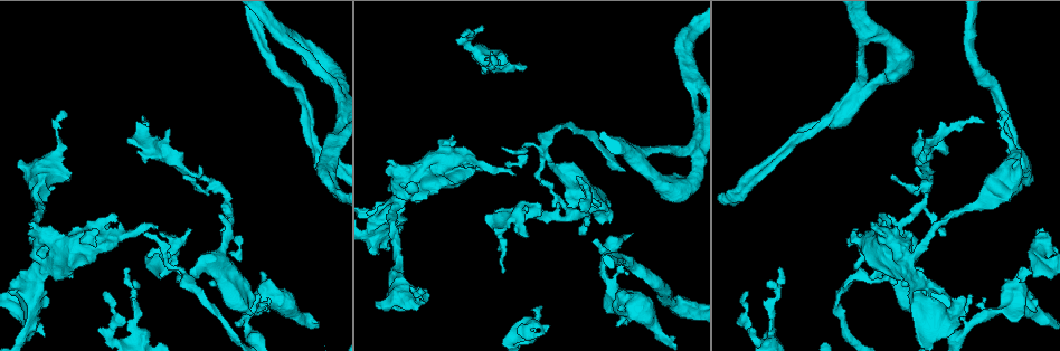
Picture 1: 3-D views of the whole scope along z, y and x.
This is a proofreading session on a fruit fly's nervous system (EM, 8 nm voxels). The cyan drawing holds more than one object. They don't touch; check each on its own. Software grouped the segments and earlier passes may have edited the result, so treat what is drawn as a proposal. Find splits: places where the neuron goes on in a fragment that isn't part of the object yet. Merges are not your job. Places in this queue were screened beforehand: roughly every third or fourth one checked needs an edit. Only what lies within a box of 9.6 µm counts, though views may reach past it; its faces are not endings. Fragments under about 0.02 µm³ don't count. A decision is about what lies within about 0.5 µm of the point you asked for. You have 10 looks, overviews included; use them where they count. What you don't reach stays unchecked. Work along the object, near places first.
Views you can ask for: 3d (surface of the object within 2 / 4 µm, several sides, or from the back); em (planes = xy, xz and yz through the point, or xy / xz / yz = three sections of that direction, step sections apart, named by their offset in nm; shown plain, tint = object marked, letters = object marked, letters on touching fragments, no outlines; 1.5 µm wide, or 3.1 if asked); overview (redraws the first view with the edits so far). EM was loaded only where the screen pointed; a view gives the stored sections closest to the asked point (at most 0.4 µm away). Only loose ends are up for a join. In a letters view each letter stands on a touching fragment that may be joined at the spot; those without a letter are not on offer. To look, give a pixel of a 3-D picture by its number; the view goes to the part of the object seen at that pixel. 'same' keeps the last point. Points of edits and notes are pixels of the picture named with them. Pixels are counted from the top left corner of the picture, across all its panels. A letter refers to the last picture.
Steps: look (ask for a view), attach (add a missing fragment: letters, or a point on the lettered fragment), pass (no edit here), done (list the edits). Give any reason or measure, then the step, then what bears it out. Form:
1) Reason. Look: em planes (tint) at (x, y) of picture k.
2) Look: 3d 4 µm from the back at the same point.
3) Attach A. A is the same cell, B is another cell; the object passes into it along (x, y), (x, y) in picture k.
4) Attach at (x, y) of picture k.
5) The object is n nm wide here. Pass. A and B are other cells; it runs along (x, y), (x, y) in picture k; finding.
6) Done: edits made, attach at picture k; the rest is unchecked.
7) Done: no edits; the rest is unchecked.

Free end. Look: 3d 2 µm at (220, 231) of picture 1.

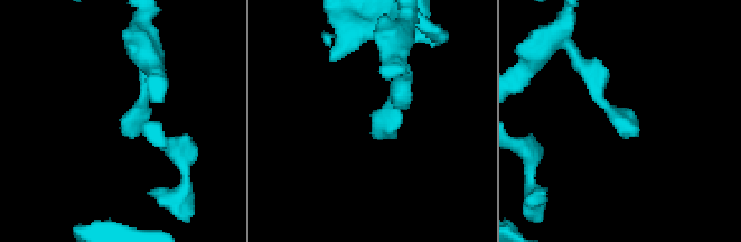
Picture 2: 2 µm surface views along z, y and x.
Look: em yz step 8 (letters) at (126, 129) of picture 2.

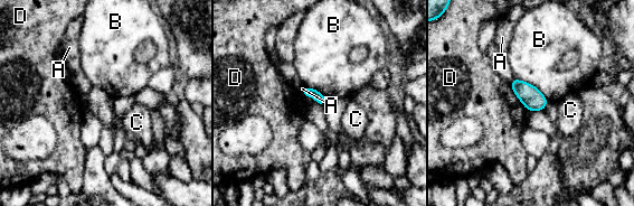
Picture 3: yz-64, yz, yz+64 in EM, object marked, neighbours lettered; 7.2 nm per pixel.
Look: em planes (letters) at the same point.

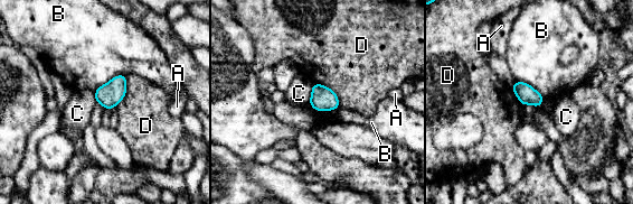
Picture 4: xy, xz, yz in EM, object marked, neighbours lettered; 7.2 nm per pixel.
The object is 140 nm wide here. Pass. A, B, C and D are other cells; a border runs along (124, 74), (113, 76), (94, 91) in picture 4; none of them fits.

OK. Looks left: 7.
Free end. Look: em xz step 8 (letters) at (546, 329) of picture 1.

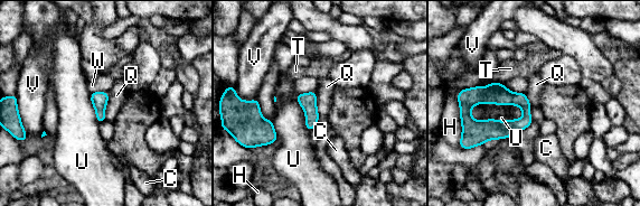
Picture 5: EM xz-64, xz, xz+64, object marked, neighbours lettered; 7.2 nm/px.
Pass. C, H, Q, T, U, V and W are other cells; it runs along (473, 102), (516, 99), (528, 121) in picture 5; no lettered fragment goes on from it.

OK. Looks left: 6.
An open end. Look: em planes (letters) at (983, 299) of picture 1.

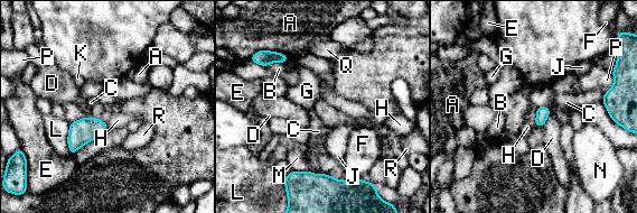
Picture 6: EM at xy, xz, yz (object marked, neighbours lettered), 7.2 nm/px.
Pass. A, B, C, D, E, F, G, H, J, K, L, M, N, P, Q and R are other cells; a border runs along (534, 118), (535, 127) in picture 6; no lettered fragment goes on from it.

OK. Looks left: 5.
Thin end. Look: em xz step 4 (letters) at (897, 283) of picture 1.

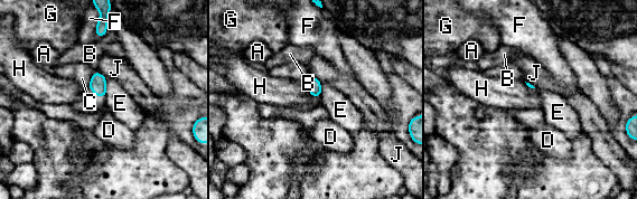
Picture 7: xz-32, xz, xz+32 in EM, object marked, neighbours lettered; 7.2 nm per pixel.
Cut it another way. Look: em planes (letters) at the same point.

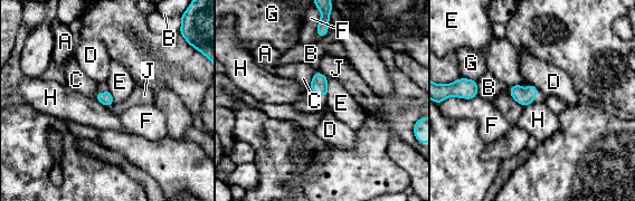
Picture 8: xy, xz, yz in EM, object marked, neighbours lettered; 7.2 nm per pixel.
The object is 90 nm wide here. Pass. A, B, C, D, E, F, G, H and J are other cells; none of them fits.

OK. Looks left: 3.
Done: no edits; the rest is unchecked.

